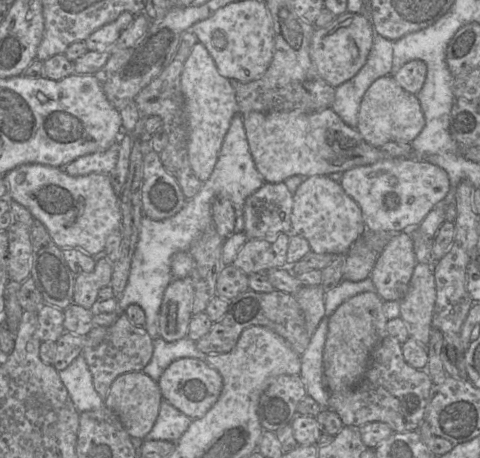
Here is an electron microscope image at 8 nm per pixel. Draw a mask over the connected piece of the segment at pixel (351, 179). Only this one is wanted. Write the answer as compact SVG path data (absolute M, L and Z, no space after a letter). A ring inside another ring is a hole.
M386 158L374 164L353 167L342 173L340 184L359 205L366 230L404 232L407 235L410 235L412 228L418 227L435 206L442 204L450 188L449 177L444 169L416 158Z

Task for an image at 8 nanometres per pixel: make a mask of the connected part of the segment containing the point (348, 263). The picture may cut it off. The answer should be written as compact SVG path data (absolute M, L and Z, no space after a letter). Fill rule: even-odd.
M362 237L357 239L345 255L343 280L359 282L370 277L377 257L378 255L367 246Z

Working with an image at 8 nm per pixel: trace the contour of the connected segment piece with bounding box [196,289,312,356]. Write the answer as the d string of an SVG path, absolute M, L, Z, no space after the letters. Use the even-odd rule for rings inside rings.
M248 289L229 301L229 307L224 317L212 324L209 332L196 342L196 346L205 354L228 353L236 346L241 333L250 326L263 326L271 329L283 337L300 356L306 351L312 337L307 330L304 312L293 295L276 289L268 293L255 292Z

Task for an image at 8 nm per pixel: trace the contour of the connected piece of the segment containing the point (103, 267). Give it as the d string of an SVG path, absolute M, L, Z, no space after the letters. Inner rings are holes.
M101 258L92 272L76 276L73 302L89 310L95 309L99 290L110 286L113 265L107 258Z

